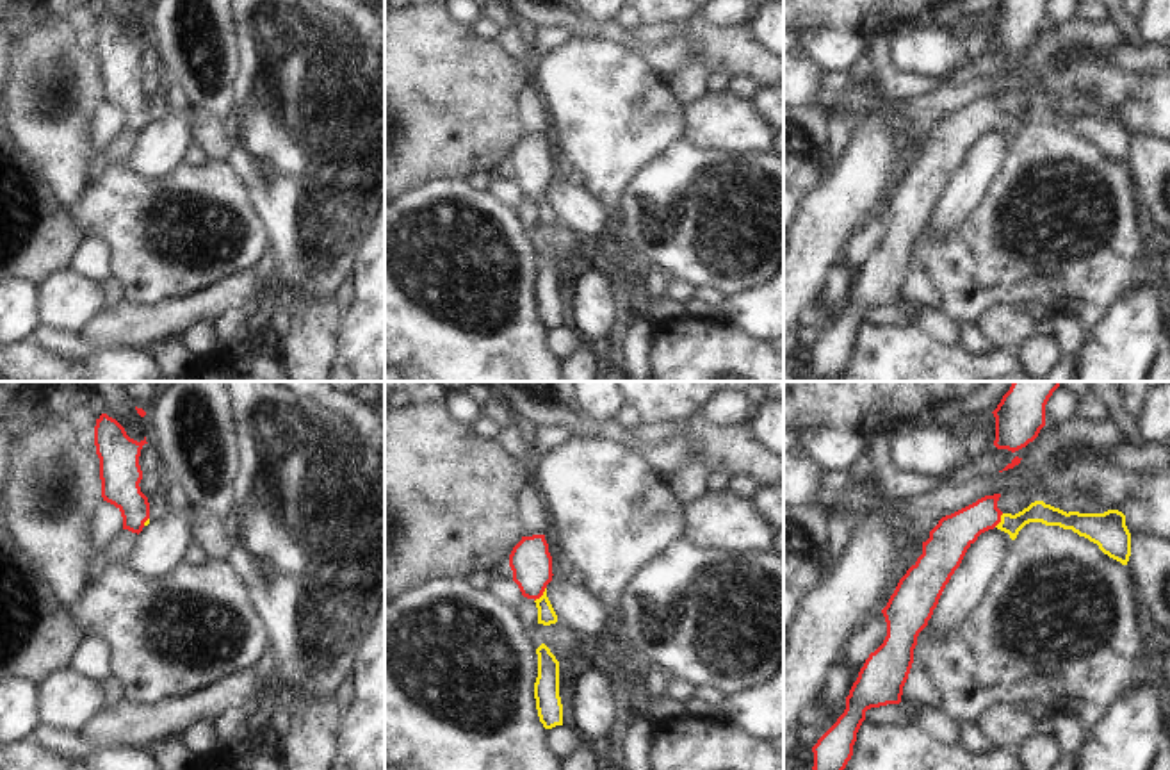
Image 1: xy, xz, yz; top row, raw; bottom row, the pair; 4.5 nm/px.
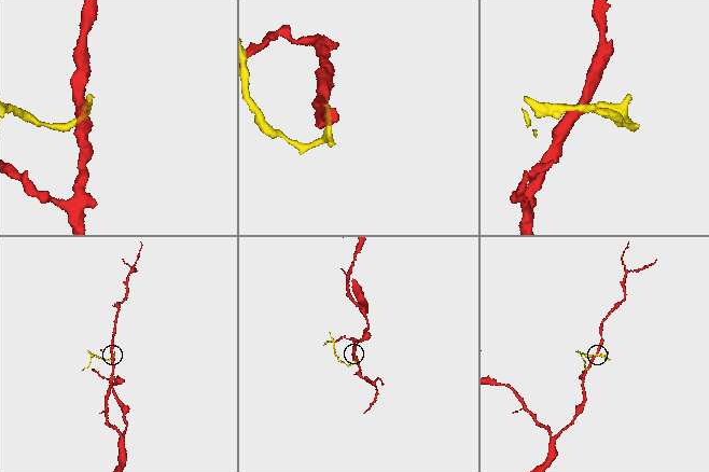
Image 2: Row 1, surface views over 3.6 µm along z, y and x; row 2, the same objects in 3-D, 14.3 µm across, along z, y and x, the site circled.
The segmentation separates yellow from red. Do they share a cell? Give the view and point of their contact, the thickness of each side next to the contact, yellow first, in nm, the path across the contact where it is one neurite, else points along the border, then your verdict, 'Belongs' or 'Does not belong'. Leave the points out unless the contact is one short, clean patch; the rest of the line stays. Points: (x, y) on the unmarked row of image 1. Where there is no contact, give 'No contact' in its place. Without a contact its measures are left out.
Touches yellow at xz (544, 195). Thickness 80 nm (yellow) against 190 nm. Path across: xz (545, 212), (544, 195), (533, 184), (531, 164). Belongs.

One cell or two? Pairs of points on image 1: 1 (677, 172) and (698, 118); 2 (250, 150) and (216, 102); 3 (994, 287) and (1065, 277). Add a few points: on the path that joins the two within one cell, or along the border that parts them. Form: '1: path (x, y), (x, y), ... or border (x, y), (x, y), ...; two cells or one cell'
1: border (684, 139), (693, 147), (725, 150), (729, 154); two cells
2: border (235, 73), (232, 107), (223, 116); two cells
3: path (1012, 277), (1048, 277); one cell

